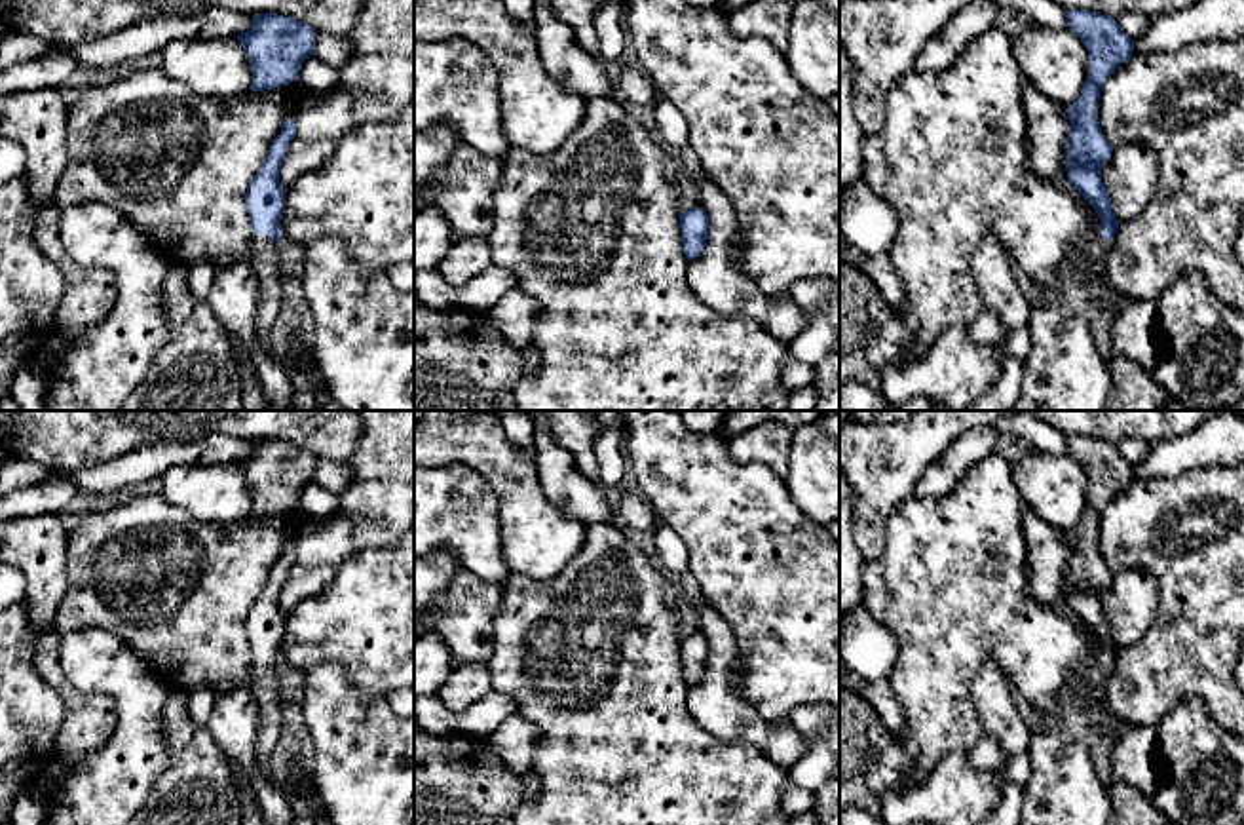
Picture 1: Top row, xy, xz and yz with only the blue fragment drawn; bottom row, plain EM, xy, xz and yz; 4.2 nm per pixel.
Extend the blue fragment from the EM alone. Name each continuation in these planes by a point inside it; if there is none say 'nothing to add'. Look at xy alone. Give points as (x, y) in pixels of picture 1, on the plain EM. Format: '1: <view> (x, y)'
1: xy (263, 683)

